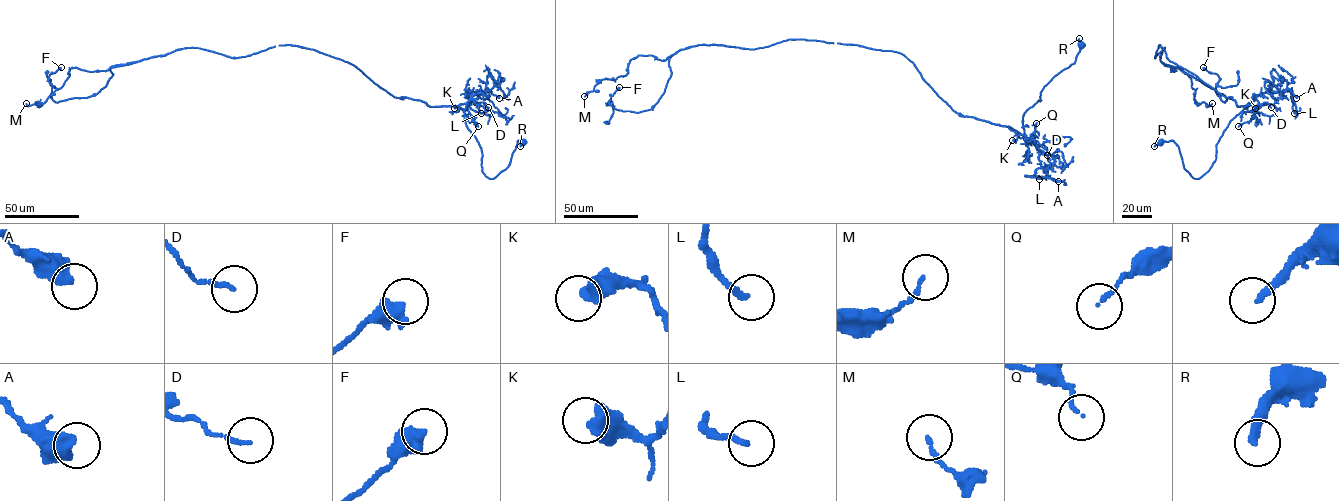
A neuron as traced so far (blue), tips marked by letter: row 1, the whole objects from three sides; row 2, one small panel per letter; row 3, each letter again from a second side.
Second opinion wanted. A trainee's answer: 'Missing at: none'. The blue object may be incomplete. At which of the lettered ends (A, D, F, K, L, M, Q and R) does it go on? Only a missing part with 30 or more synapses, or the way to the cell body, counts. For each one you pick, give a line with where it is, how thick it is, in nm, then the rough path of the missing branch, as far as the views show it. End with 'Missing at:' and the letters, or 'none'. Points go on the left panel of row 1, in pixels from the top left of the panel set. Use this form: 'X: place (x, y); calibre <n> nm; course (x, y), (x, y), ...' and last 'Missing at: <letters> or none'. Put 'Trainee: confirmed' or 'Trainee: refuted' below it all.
Missing at: none
Trainee: confirmed

